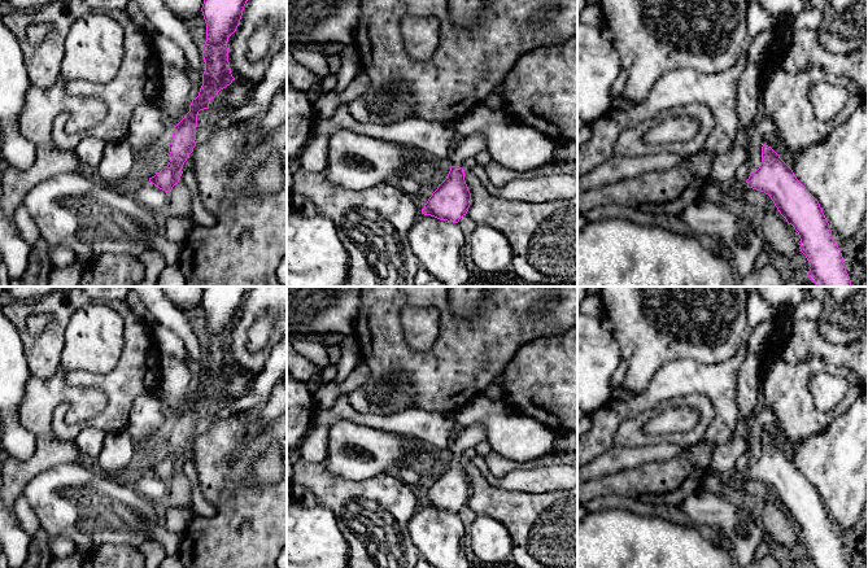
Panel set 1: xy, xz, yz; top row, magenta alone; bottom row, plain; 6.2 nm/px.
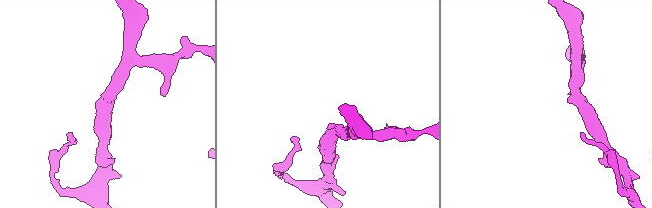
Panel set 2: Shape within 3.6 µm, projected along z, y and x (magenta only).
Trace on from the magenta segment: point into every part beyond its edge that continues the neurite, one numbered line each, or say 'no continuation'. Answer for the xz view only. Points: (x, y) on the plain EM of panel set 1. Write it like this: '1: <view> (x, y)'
1: xz (471, 436)

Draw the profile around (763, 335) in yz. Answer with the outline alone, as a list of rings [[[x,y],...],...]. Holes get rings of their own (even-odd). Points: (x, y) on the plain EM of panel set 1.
[[[764,322],[753,328],[749,340],[745,342],[750,354],[763,354],[776,338],[776,325],[773,322]]]

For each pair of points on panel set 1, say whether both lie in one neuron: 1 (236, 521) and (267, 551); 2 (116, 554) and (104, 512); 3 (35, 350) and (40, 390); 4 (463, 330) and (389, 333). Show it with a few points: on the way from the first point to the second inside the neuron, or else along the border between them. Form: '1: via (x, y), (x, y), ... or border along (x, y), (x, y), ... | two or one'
1: via (244, 525), (260, 544) | one
2: border along (135, 546), (101, 545), (87, 553) | two
3: border along (61, 357), (59, 372), (48, 376), (33, 376) | two
4: via (444, 349), (435, 358), (410, 358), (405, 353) | one

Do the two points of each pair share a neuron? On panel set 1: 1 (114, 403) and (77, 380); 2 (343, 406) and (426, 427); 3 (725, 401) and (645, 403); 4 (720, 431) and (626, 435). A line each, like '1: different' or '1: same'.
1: same
2: same
3: same
4: different

